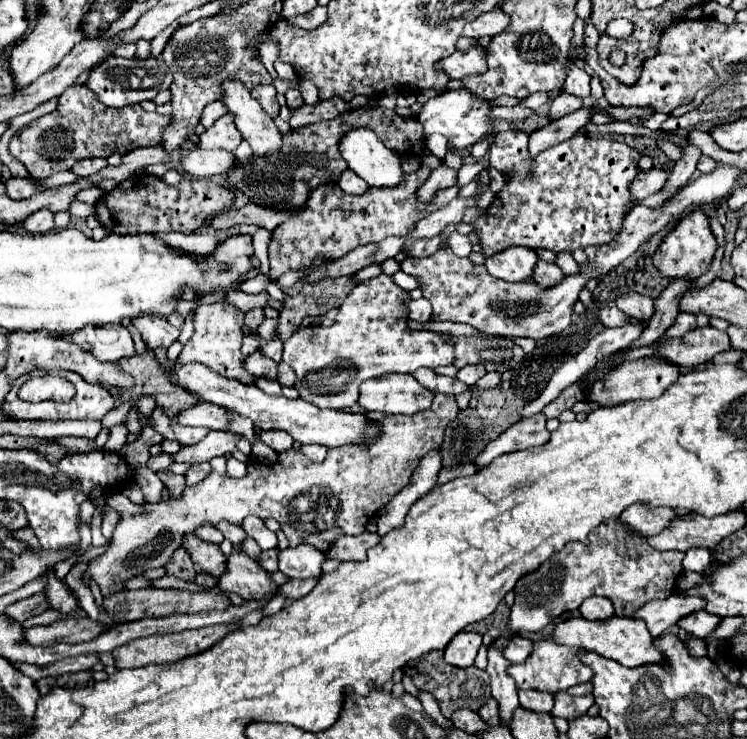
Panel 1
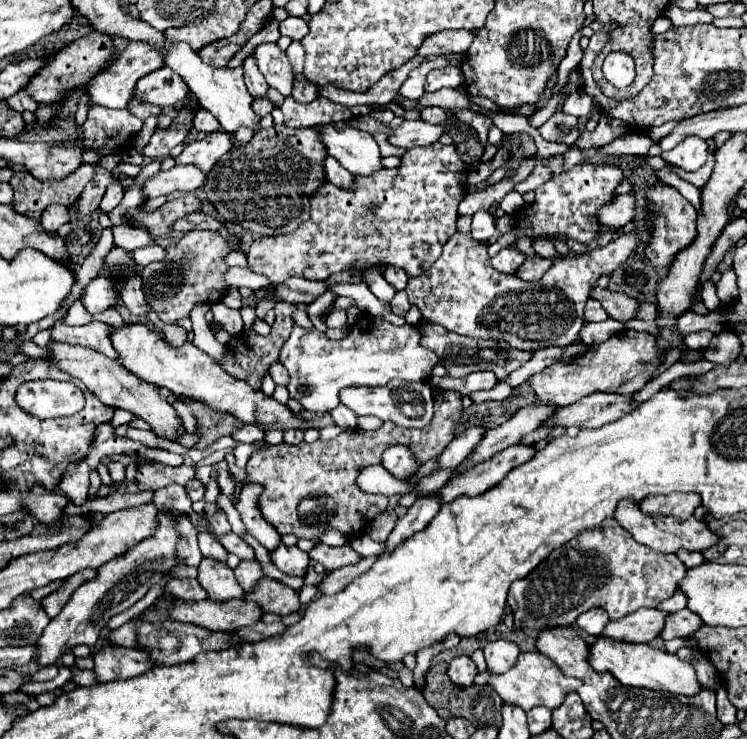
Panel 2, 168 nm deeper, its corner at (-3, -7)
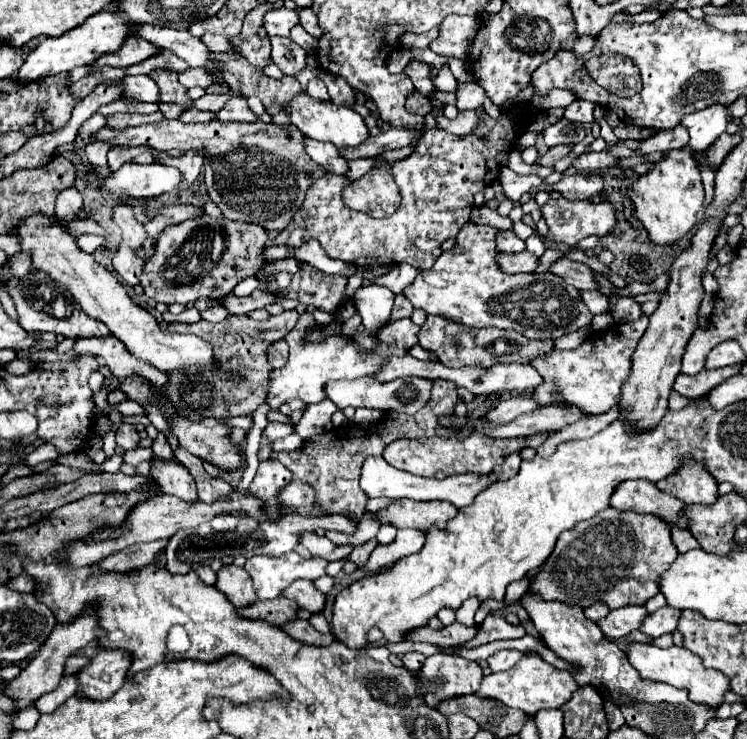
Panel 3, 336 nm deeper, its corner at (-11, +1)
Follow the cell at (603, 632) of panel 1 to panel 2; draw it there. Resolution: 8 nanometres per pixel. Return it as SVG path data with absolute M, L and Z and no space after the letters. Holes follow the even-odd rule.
M599 636L591 646L589 646L589 664L593 666L595 672L609 672L613 674L623 686L633 686L633 688L651 688L651 690L663 690L663 692L673 692L673 694L697 694L699 692L699 682L695 678L695 670L691 664L681 662L675 654L669 654L665 650L657 650L649 644L631 644L631 642L619 642L613 638Z

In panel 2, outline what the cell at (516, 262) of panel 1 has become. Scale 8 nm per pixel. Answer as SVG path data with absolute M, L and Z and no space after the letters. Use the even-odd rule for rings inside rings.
M503 248L497 256L491 258L493 268L509 276L515 276L523 262L525 262L525 254L521 254L517 248Z

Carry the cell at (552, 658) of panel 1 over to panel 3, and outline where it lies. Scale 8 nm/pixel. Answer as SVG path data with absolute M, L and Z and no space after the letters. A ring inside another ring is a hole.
M533 654L533 656L523 656L521 662L511 670L485 676L477 690L477 696L499 700L509 708L517 708L517 710L523 710L525 714L533 716L543 708L563 706L563 702L567 702L577 688L579 688L579 684L575 682L575 678L569 672L557 670L551 664L547 664L539 654Z

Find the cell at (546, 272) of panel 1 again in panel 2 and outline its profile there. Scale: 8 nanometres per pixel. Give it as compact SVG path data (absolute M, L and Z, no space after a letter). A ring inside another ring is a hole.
M527 258L527 262L523 262L523 270L519 270L517 276L527 282L537 282L549 272L549 268L551 268L551 262L545 258L535 258L535 260Z

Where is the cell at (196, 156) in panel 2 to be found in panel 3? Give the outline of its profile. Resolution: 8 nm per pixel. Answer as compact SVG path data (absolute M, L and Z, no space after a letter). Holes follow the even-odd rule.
M157 152L153 158L155 158L157 164L175 166L181 172L179 190L187 190L197 180L197 176L201 172L201 166L203 166L203 156L195 154L195 152L185 152L183 156L171 156L171 154Z

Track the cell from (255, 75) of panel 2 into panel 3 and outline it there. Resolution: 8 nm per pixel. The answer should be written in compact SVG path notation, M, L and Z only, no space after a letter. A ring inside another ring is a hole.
M235 36L229 42L241 56L245 56L257 68L263 68L271 60L271 42L269 42L267 36L265 38L253 36L249 40L243 40L241 36Z

